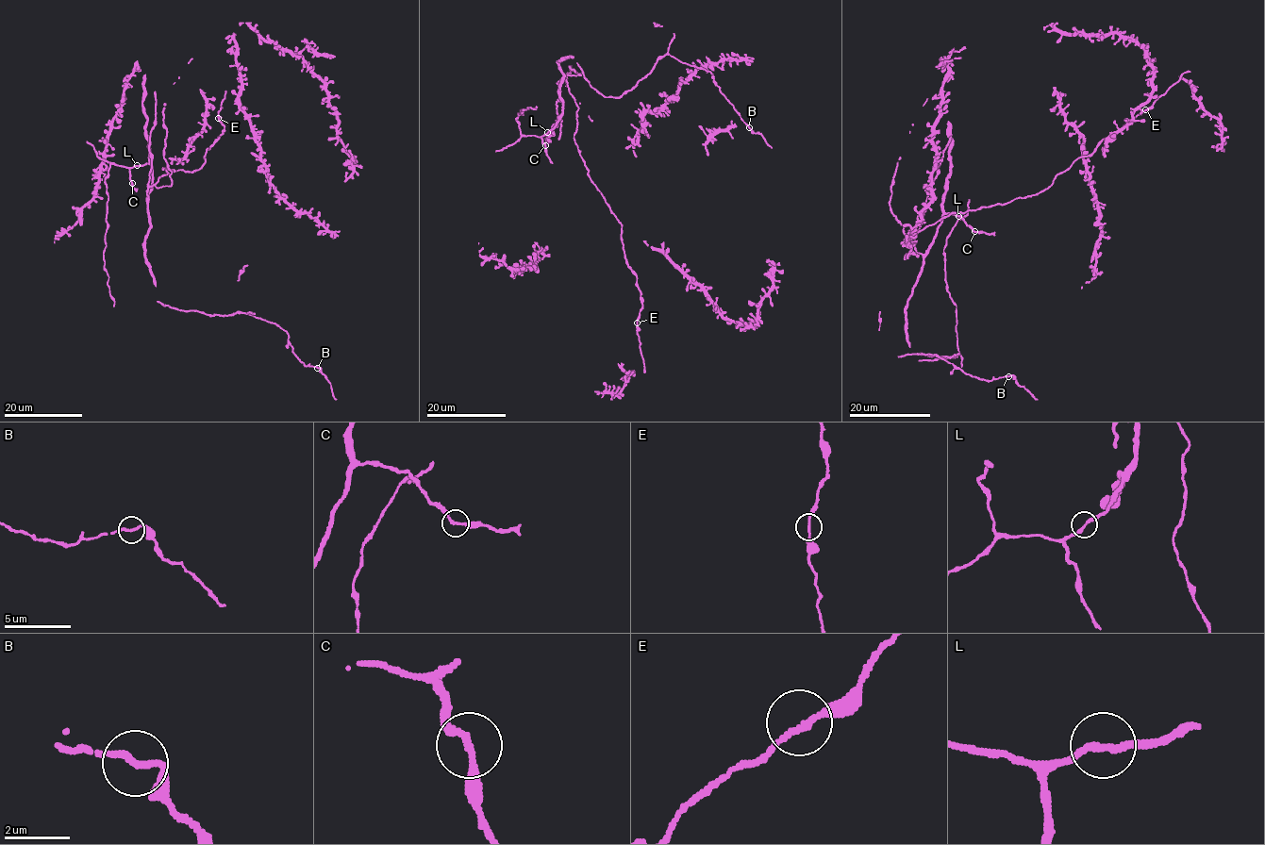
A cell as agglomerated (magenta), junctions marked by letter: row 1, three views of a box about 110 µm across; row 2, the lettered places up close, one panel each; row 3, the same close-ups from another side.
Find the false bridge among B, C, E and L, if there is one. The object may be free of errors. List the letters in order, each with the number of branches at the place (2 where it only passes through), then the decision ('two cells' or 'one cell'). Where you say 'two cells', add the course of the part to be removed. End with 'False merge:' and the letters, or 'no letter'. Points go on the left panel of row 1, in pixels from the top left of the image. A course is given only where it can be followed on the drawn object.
B: 2 | one cell
C: 2 | one cell
E: 2 | one cell
L: 2 | one cell
False merge: no letter

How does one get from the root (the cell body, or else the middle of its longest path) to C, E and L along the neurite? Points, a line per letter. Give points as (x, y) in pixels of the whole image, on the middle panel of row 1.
C: (565, 80), (570, 66), (581, 74), (566, 74), (557, 82), (561, 116), (541, 137), (545, 144)
E: (565, 80), (570, 66), (581, 74), (564, 76), (577, 107), (574, 140), (621, 224), (640, 290), (637, 323)
L: (565, 80), (572, 70), (570, 66), (581, 74), (566, 74), (557, 82), (563, 104), (561, 116), (547, 132)

